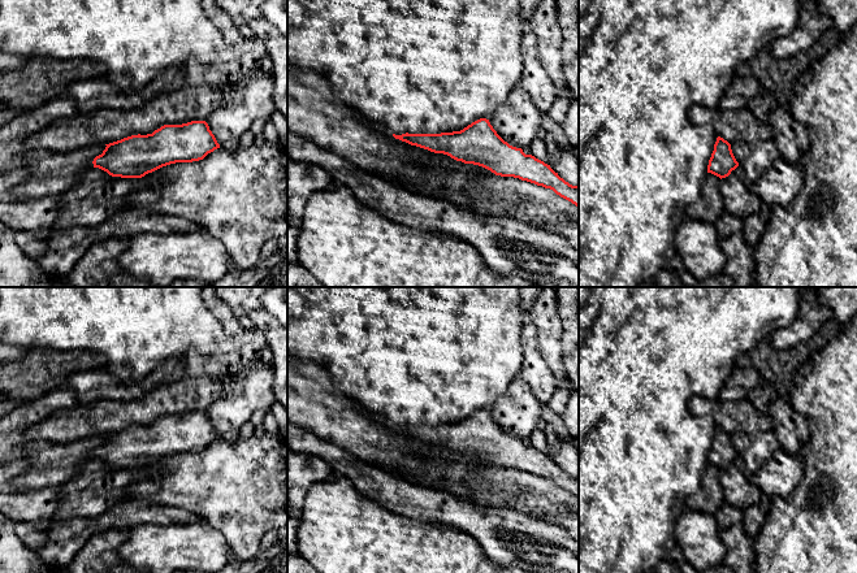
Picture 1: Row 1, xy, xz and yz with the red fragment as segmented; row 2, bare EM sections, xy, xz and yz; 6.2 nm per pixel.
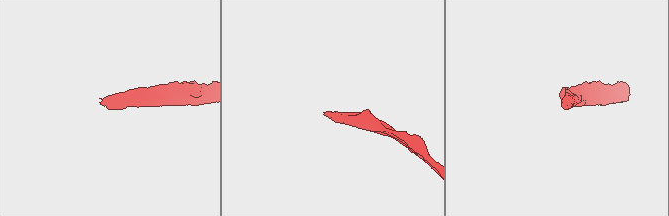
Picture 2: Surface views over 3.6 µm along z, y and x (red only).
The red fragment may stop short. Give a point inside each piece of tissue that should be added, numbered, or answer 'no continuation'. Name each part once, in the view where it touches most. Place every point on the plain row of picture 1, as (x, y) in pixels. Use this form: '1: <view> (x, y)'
no continuation

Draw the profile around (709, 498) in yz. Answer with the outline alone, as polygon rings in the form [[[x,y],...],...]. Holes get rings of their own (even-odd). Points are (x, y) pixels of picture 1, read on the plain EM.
[[[707,464],[698,490],[687,498],[685,508],[715,515],[723,505],[723,490],[719,482],[720,469]]]

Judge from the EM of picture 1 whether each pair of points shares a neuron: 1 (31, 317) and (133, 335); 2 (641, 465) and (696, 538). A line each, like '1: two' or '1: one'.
1: one
2: two

